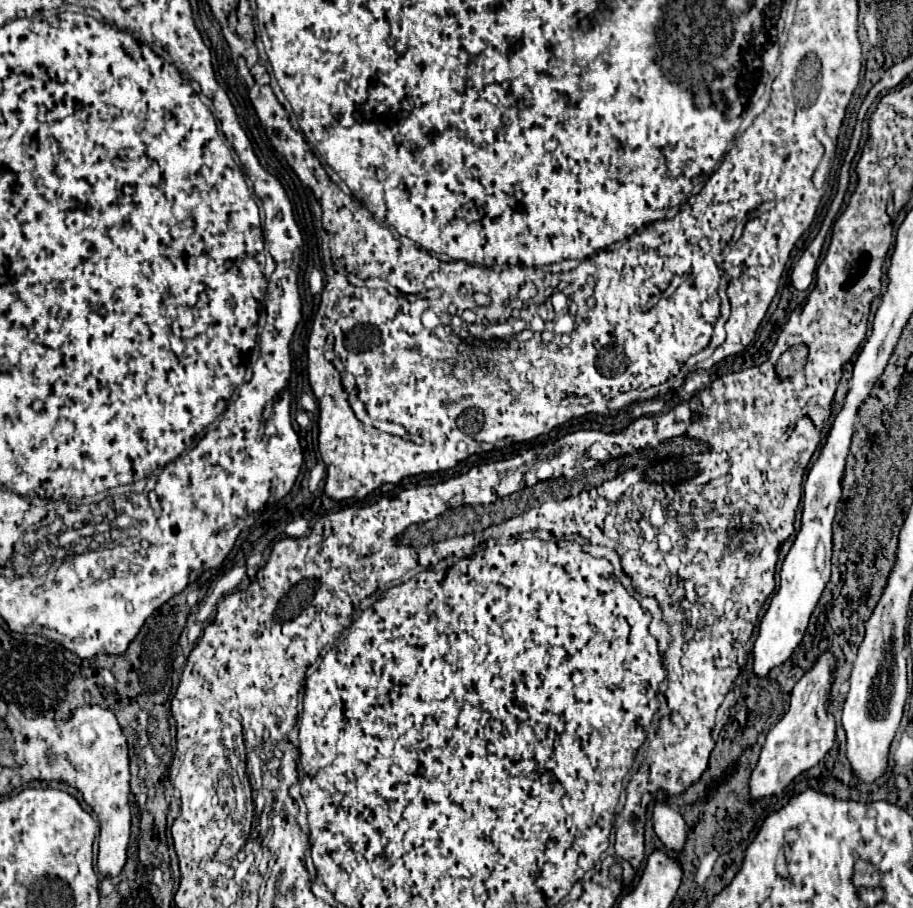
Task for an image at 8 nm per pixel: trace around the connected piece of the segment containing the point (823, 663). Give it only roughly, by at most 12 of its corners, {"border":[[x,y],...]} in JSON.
{"border":[[825,650],[791,690],[751,776],[755,800],[781,794],[835,742],[837,660]]}

